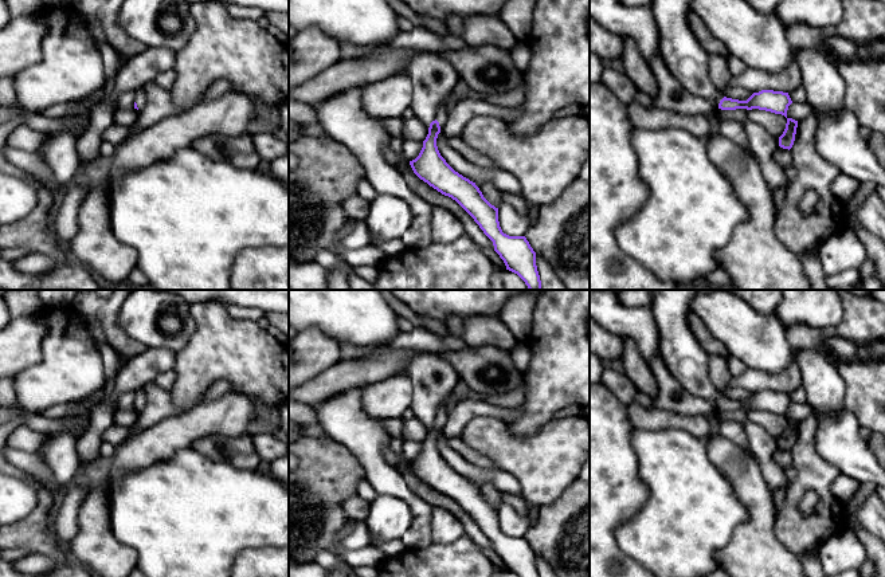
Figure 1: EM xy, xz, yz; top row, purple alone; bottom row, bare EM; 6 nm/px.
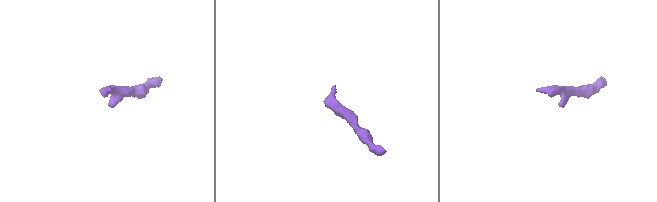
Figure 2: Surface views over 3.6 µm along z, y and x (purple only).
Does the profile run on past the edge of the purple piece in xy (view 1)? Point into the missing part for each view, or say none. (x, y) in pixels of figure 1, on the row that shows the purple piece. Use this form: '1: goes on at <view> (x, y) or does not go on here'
1: goes on at xy (140, 97)

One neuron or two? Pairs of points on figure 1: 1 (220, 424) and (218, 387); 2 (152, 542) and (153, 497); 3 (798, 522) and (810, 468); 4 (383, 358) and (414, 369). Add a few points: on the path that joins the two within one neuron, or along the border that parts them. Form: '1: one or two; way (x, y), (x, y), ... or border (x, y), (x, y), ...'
1: two; border (233, 391), (200, 403)
2: one; way (153, 532), (153, 507)
3: one; way (794, 509), (794, 493), (803, 482)
4: two; border (416, 352), (396, 372)

